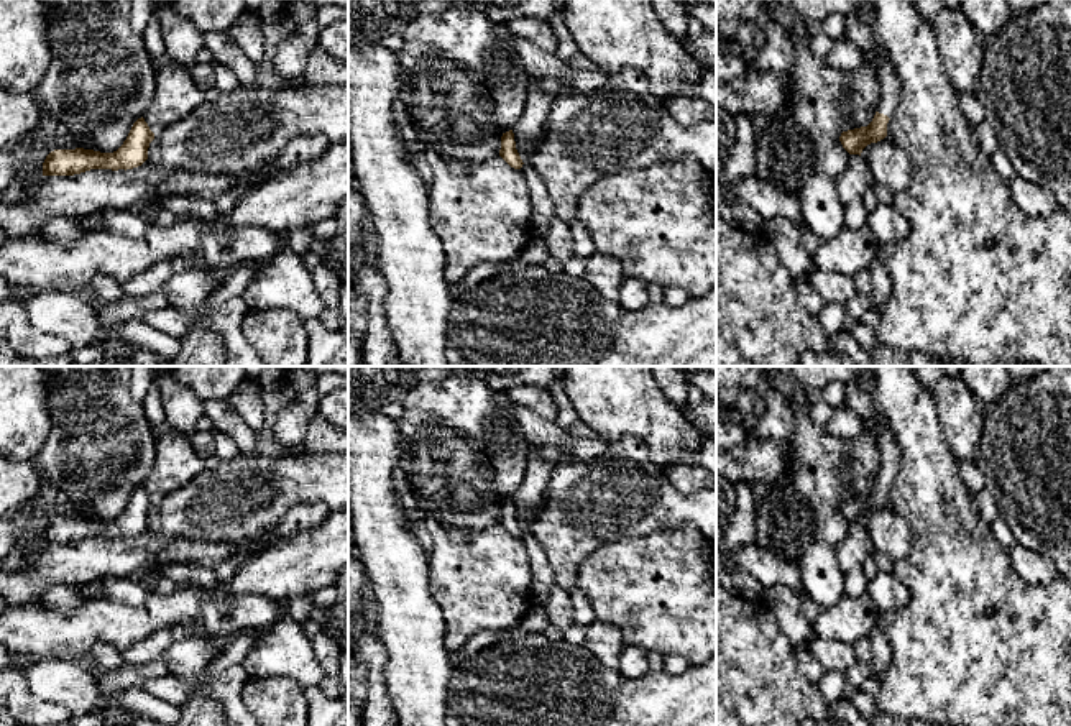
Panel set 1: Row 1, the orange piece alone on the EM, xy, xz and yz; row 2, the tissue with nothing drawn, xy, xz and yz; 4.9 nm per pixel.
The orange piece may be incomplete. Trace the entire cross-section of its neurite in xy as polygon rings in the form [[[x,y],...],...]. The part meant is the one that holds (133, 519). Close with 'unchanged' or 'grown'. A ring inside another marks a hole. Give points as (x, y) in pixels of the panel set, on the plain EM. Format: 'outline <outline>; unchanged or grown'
outline [[[138,486],[123,512],[113,521],[100,521],[94,517],[54,517],[43,531],[43,544],[74,544],[90,537],[133,537],[148,527],[149,511],[154,501],[145,486]]]; unchanged

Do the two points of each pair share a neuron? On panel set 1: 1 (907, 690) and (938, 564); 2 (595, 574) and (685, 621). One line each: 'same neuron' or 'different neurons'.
1: same neuron
2: same neuron

